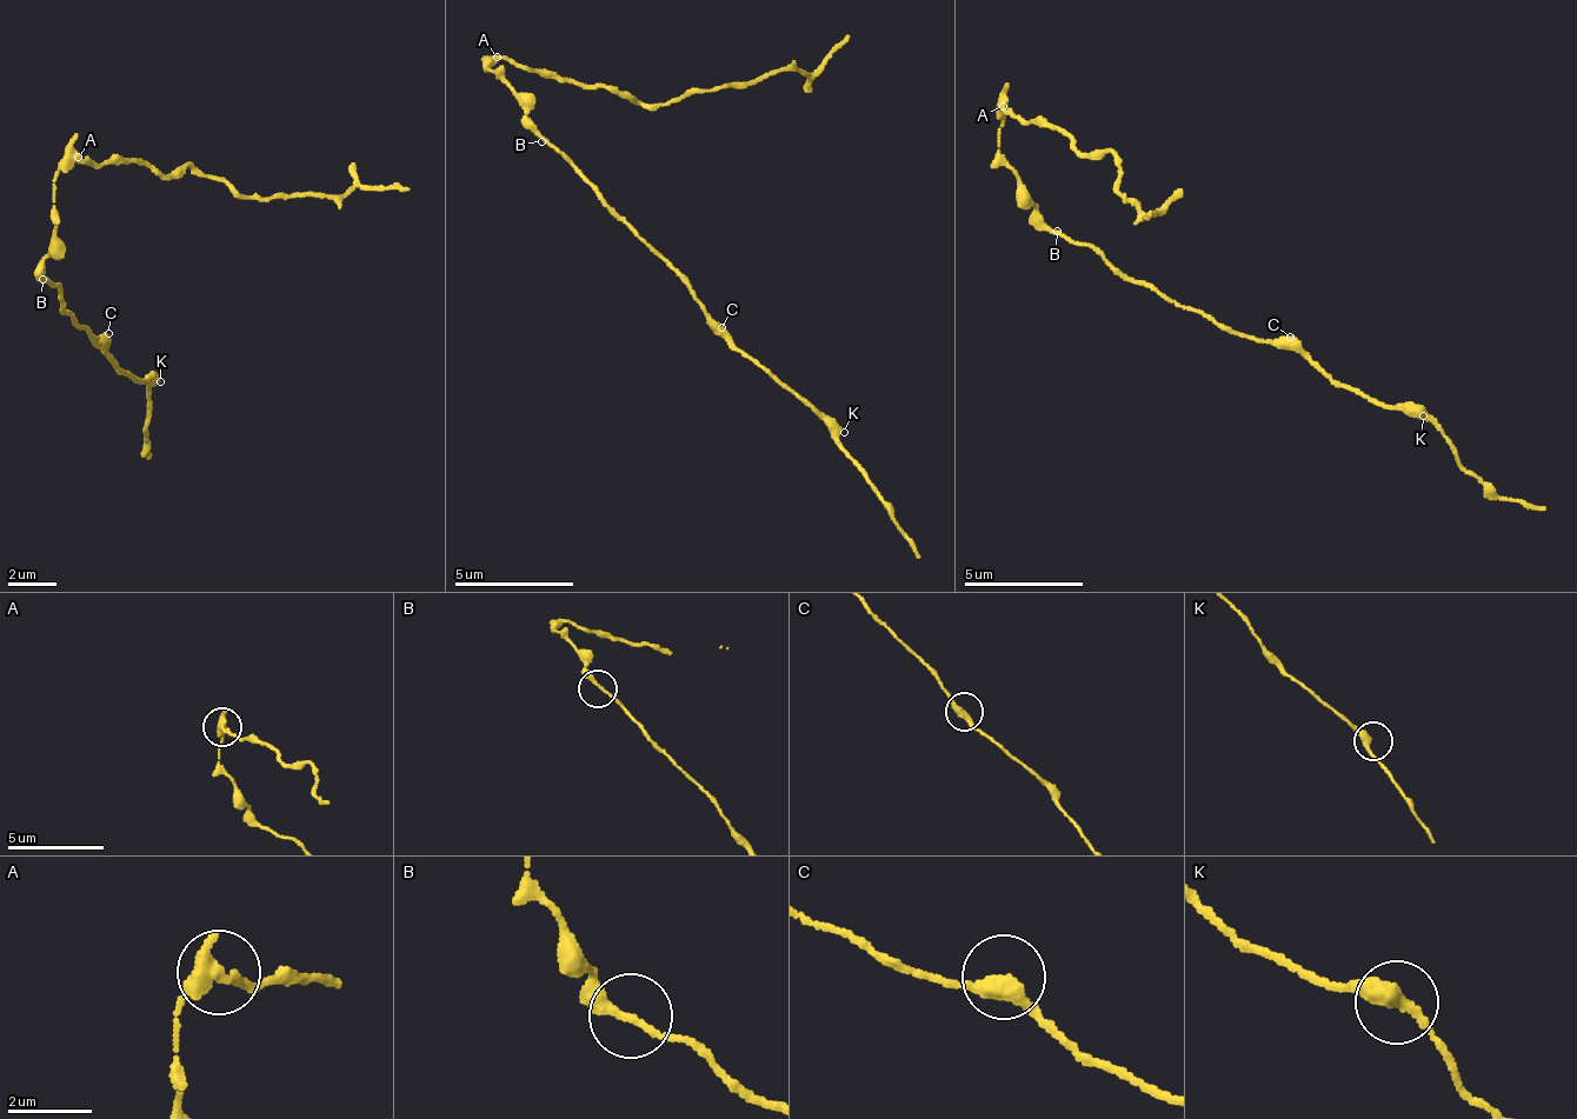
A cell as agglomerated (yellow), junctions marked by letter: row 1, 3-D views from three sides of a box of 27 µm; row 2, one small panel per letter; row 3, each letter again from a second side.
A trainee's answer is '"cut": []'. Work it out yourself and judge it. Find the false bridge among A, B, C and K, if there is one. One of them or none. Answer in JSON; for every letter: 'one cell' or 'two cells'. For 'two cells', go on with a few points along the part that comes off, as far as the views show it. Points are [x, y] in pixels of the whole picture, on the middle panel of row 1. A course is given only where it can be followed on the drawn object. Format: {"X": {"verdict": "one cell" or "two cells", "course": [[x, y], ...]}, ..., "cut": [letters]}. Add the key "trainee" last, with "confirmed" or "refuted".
{"A": {"verdict": "two cells", "course": [[498, 55], [639, 102], [679, 102], [779, 68], [817, 72], [847, 33]]}, "B": {"verdict": "one cell"}, "C": {"verdict": "one cell"}, "K": {"verdict": "one cell"}, "cut": ["A"], "trainee": "refuted"}

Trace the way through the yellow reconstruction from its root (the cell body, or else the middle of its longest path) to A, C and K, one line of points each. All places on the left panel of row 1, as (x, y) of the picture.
A: (47, 278), (41, 264), (52, 244), (57, 215), (55, 182), (59, 175), (80, 159)
C: (47, 278), (60, 291), (61, 307), (87, 339), (97, 345), (105, 341), (108, 333)
K: (47, 278), (87, 339), (97, 345), (102, 340), (124, 372), (160, 381)

